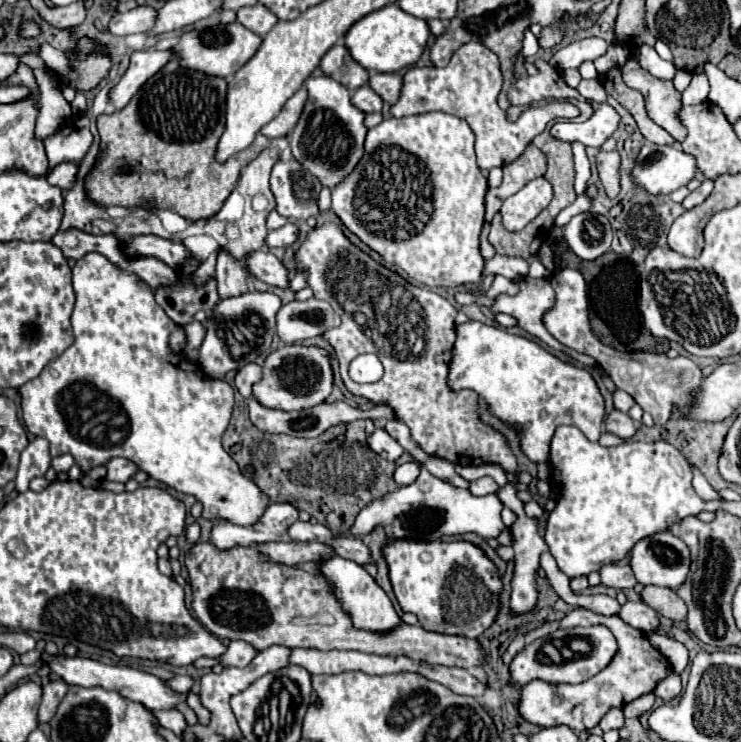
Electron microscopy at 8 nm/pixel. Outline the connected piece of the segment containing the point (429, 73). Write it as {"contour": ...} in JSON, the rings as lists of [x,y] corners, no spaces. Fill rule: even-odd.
{"contour":[[[468,42],[460,46],[450,64],[446,68],[410,68],[404,74],[404,88],[398,102],[390,108],[392,116],[404,118],[426,112],[446,112],[458,118],[464,118],[476,134],[476,156],[478,166],[482,170],[490,170],[494,166],[506,166],[522,156],[526,146],[532,142],[536,134],[540,134],[546,124],[558,116],[574,118],[578,116],[578,108],[568,102],[558,102],[544,108],[528,108],[516,122],[508,122],[506,112],[498,106],[498,94],[502,90],[502,70],[498,56],[486,48],[482,42]],[[562,106],[566,106],[566,116]]]}

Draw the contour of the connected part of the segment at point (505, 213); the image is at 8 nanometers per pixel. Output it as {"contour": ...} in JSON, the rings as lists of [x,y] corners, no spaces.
{"contour":[[[546,178],[530,180],[520,192],[510,196],[500,214],[504,228],[510,232],[522,230],[528,222],[532,222],[552,200],[552,186]]]}

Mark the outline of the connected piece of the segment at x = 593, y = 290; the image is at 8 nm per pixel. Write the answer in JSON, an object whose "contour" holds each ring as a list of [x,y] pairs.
{"contour":[[[564,240],[554,242],[554,256],[556,256],[556,264],[560,268],[576,268],[586,278],[588,300],[590,300],[590,326],[592,326],[592,332],[606,346],[612,346],[620,352],[632,352],[632,350],[668,352],[670,350],[670,344],[666,340],[654,338],[644,326],[640,306],[638,306],[638,298],[640,298],[638,274],[636,274],[634,264],[626,256],[620,256],[616,252],[606,252],[606,254],[598,256],[596,260],[586,262],[582,258],[578,258],[566,246]]]}

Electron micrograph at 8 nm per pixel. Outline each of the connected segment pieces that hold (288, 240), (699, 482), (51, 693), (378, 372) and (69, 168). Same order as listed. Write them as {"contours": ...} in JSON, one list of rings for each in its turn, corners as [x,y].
{"contours":[[[[288,222],[286,226],[268,232],[266,246],[270,246],[270,248],[286,248],[286,246],[292,246],[296,240],[298,240],[298,226]]],[[[694,468],[694,490],[702,500],[722,500],[720,494],[706,482],[706,478],[698,472],[698,468]]],[[[62,678],[50,680],[48,686],[44,686],[44,696],[42,696],[42,704],[38,710],[38,720],[40,722],[48,722],[54,716],[54,710],[58,708],[58,702],[64,698],[68,690],[68,684]]],[[[362,354],[352,360],[350,378],[360,384],[376,382],[378,378],[382,378],[382,362],[378,360],[376,354]]],[[[62,162],[62,164],[54,166],[54,168],[50,168],[50,172],[46,174],[46,180],[52,186],[58,186],[60,190],[70,190],[74,186],[74,182],[76,182],[78,168],[80,168],[78,162]]]]}

